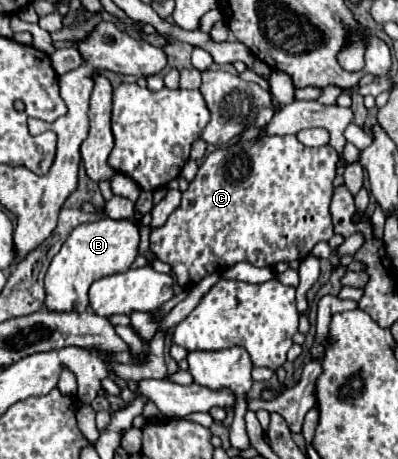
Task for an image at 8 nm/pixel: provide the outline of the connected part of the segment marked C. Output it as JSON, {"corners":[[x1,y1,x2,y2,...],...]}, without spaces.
{"corners":[[264,136,218,148,206,156,194,182,182,194,180,206,170,214,166,224,152,230,150,250,156,258,172,266,174,278,182,288,192,288,204,276,218,272,222,262,224,268,236,262,250,262,262,268,274,266,276,262,302,260,312,252,316,242,334,236,330,200,336,164,338,152,332,146,308,148,296,136]]}

